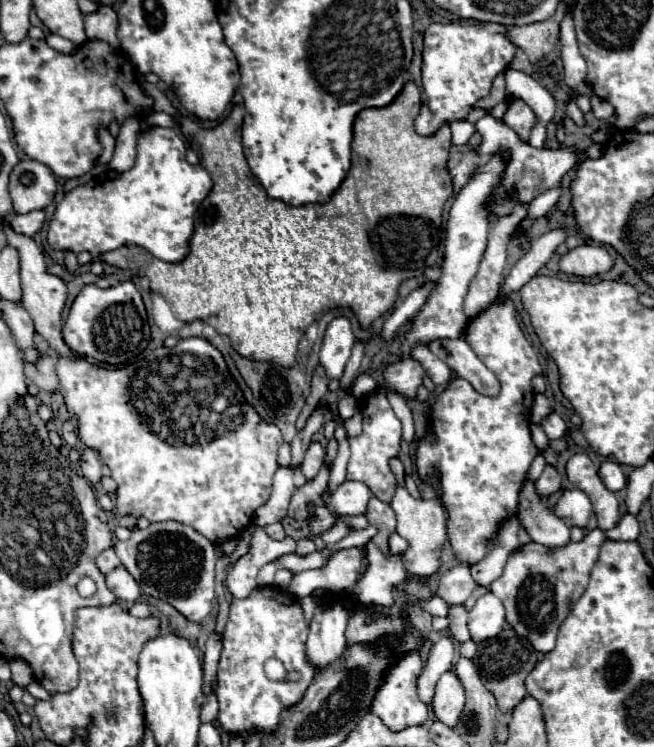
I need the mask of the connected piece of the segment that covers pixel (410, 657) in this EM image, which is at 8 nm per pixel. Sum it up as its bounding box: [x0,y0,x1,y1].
[371,651,427,731]

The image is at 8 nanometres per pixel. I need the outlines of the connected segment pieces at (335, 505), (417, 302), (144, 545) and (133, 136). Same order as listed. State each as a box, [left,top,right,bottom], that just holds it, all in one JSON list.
[[321,481,371,515],[381,283,433,339],[113,521,215,621],[109,117,139,171]]

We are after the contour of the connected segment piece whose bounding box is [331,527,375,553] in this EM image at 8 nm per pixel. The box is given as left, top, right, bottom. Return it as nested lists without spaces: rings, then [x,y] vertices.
[[[365,527],[365,529],[361,529],[361,531],[355,531],[355,533],[349,533],[345,539],[341,539],[339,543],[335,543],[333,545],[333,553],[335,551],[341,551],[341,549],[351,549],[351,547],[361,547],[361,545],[365,545],[371,537],[375,535],[375,529],[373,527]]]

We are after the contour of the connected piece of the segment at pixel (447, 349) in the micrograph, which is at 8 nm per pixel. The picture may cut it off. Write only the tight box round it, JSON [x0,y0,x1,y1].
[429,339,499,397]

